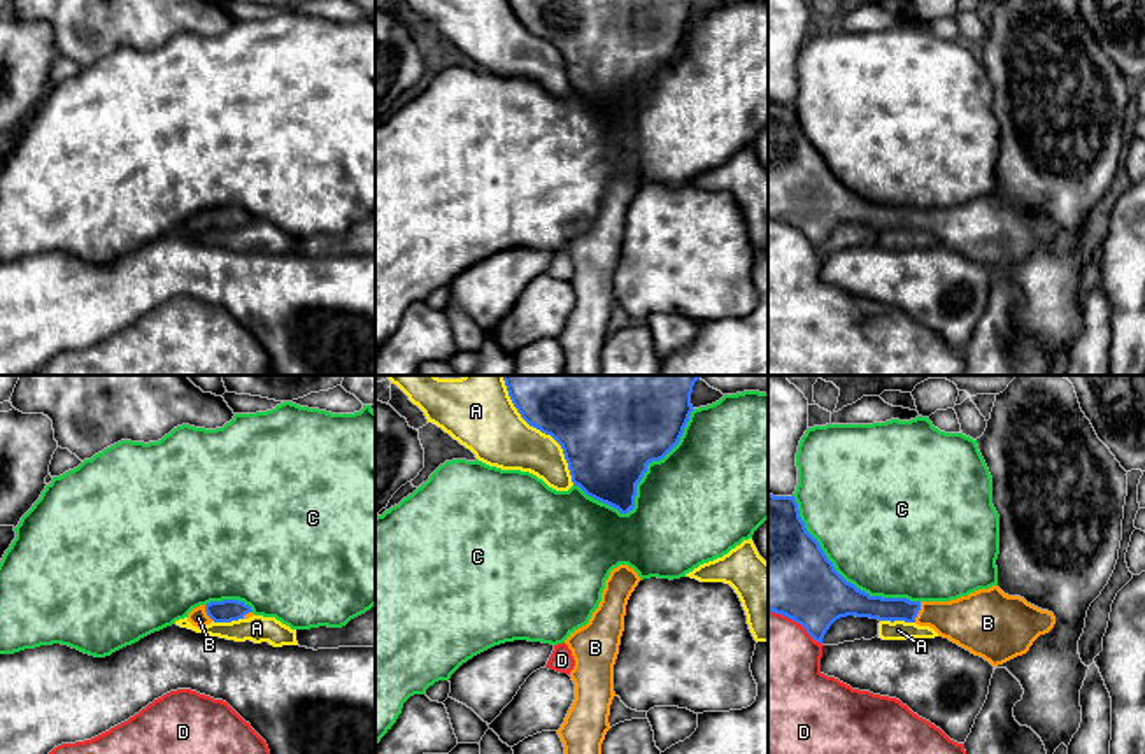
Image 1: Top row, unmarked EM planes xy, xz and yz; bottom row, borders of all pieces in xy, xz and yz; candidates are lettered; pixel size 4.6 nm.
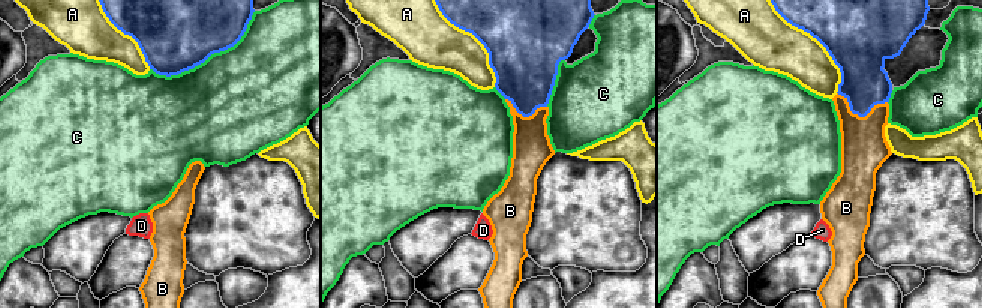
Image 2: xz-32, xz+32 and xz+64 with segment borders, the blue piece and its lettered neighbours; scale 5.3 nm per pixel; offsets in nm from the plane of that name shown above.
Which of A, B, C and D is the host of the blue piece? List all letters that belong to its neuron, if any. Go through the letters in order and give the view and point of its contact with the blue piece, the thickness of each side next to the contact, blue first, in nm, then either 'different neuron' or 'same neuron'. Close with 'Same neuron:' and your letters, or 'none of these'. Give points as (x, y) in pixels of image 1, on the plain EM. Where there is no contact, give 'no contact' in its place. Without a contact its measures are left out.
A: contact xz (549, 41); calibres 400 and 280 nm; different neuron
B: contact yz (917, 220); calibres 110 and 240 nm; same neuron
C: contact xz (637, 90); calibres 420 and 480 nm; different neuron
D: contact yz (795, 227); calibres 400 and 480 nm; different neuron
Same neuron: B

